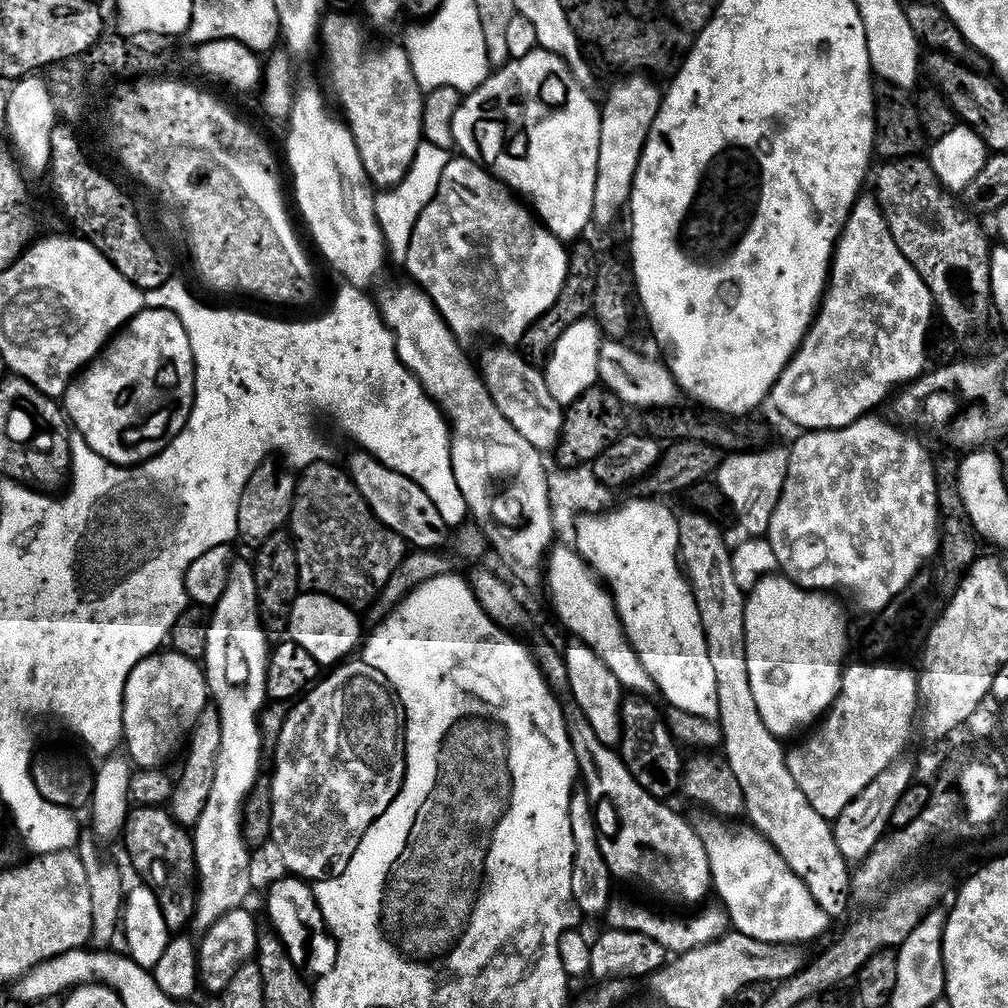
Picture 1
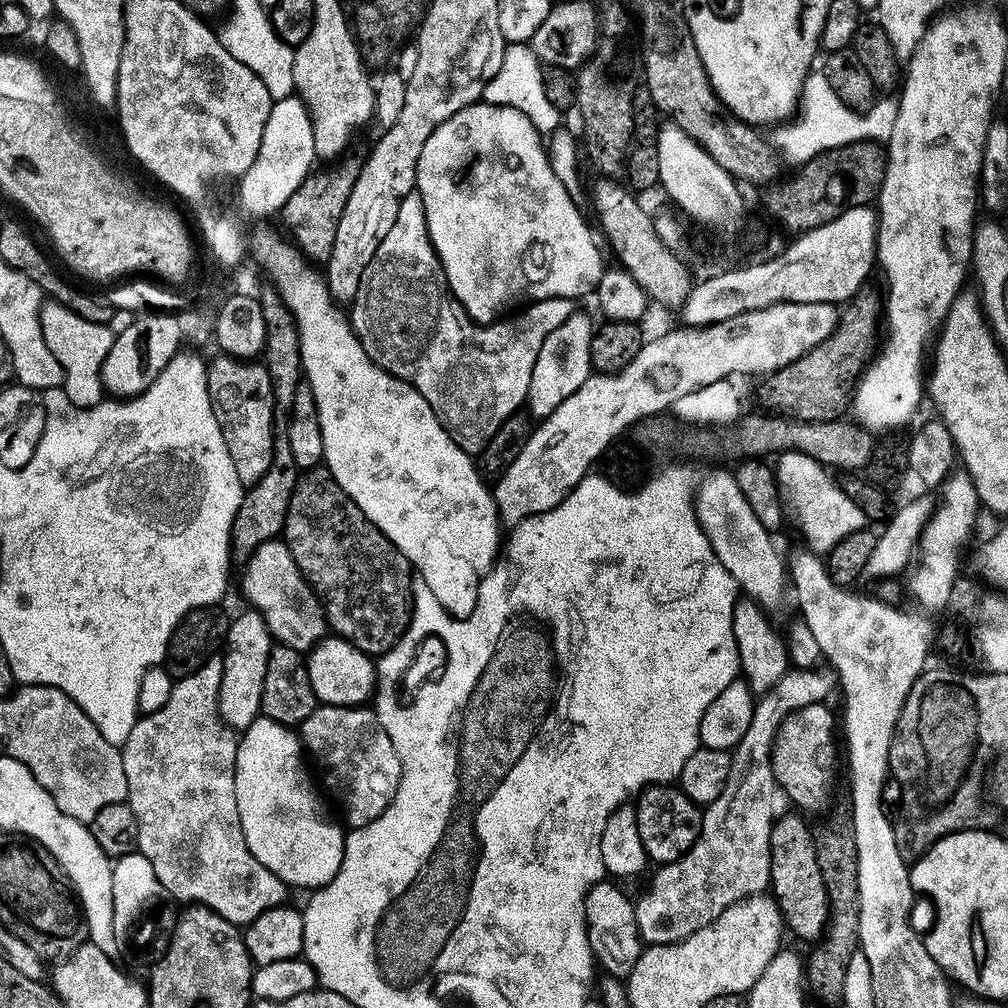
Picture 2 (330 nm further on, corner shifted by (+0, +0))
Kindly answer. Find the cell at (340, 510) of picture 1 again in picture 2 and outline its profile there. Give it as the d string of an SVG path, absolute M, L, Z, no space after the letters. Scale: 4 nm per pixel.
M317 466L297 475L294 494L290 494L290 510L286 510L282 539L298 570L302 570L308 585L316 591L328 627L335 635L373 658L383 657L399 644L414 611L414 565L386 534L382 534L382 530L378 530L378 526L374 526L374 522L370 522L370 518L366 518L366 514L362 514L354 498L338 486L327 467Z

